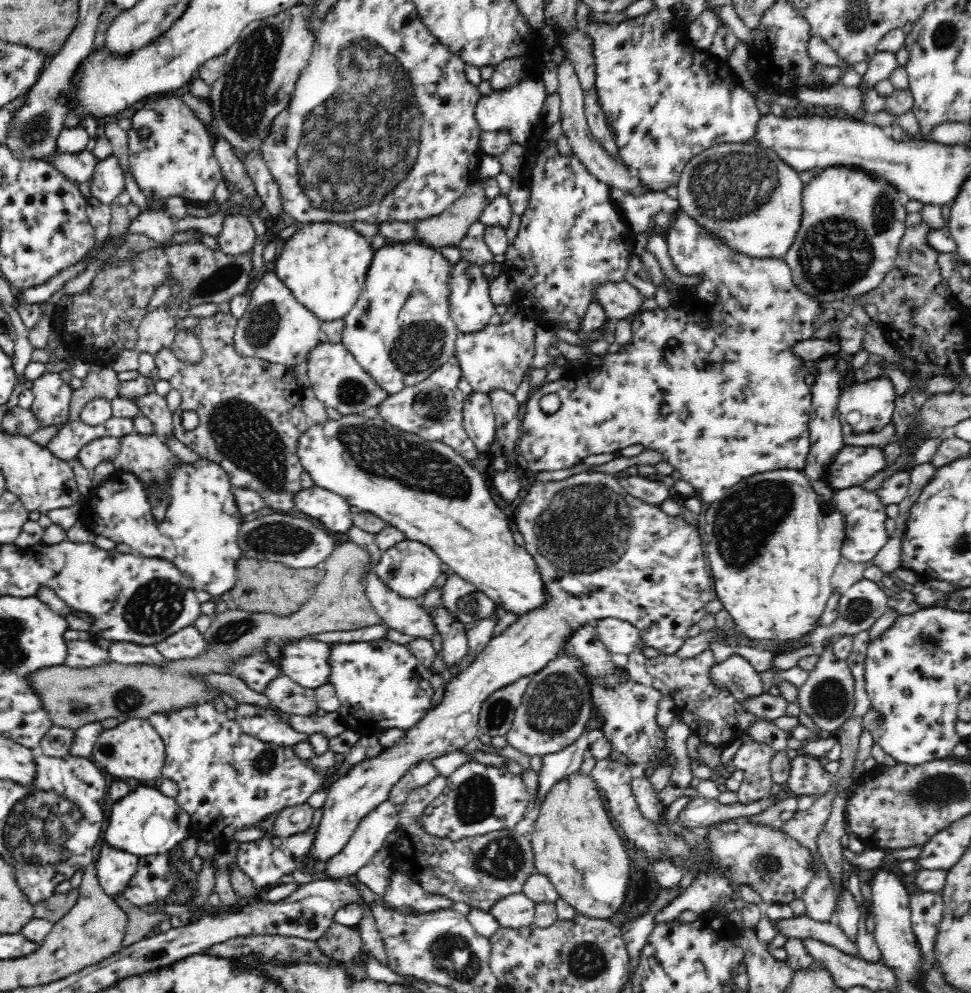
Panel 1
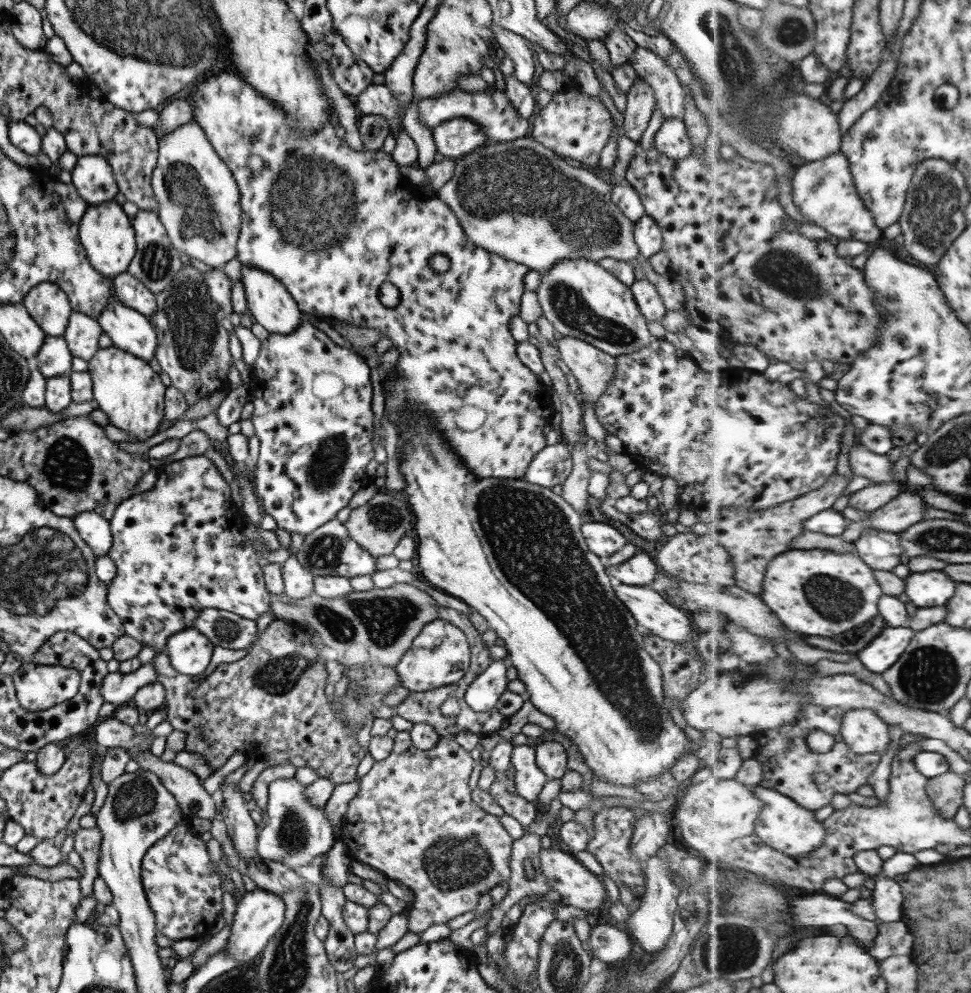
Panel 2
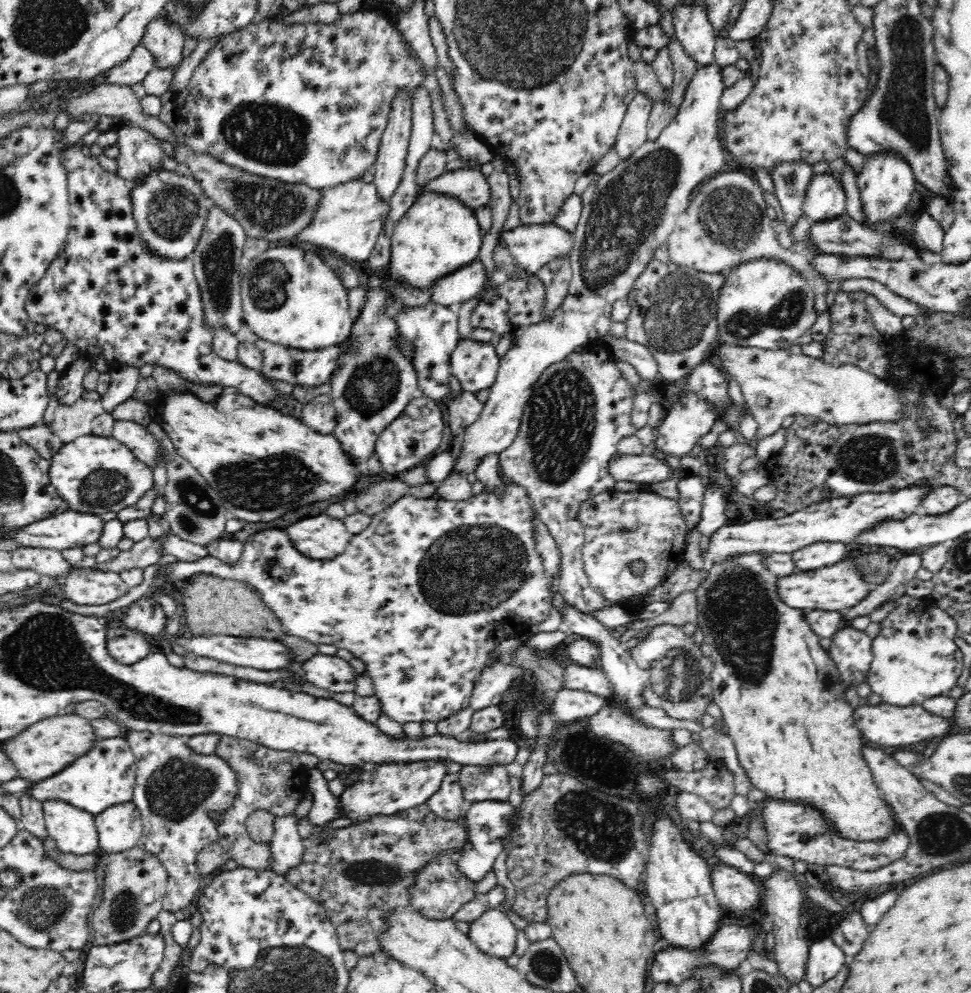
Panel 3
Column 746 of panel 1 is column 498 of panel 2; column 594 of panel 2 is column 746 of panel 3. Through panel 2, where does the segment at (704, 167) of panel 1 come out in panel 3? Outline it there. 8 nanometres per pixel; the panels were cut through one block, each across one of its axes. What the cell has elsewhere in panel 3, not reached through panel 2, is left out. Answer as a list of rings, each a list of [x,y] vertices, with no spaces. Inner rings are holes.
[[[729,168],[722,174],[717,174],[712,180],[706,180],[694,194],[689,207],[680,215],[675,231],[667,240],[669,260],[681,267],[708,274],[730,272],[739,264],[759,258],[778,259],[786,264],[798,260],[796,254],[788,254],[788,249],[780,248],[776,232],[766,213],[768,203],[764,201],[762,192],[763,188],[757,185],[752,177],[742,172],[731,172]]]

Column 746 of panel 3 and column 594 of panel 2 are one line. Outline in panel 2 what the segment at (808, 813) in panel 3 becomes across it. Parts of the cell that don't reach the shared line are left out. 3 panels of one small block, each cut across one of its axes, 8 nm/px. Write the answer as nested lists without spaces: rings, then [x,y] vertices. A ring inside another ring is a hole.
[[[621,806],[601,807],[594,814],[592,820],[594,835],[586,844],[585,849],[599,862],[603,874],[607,875],[614,883],[619,882],[619,884],[629,886],[634,896],[635,893],[641,893],[640,897],[635,897],[637,898],[636,902],[639,902],[645,890],[643,864],[632,856],[628,847],[635,821],[631,809]]]

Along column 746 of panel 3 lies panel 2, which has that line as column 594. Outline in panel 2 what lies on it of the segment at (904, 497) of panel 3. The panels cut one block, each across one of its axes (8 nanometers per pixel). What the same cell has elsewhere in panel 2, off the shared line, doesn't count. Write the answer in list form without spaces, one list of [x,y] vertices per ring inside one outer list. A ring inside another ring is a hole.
[[[601,522],[582,523],[580,532],[587,549],[599,558],[608,558],[627,543],[613,526]]]

